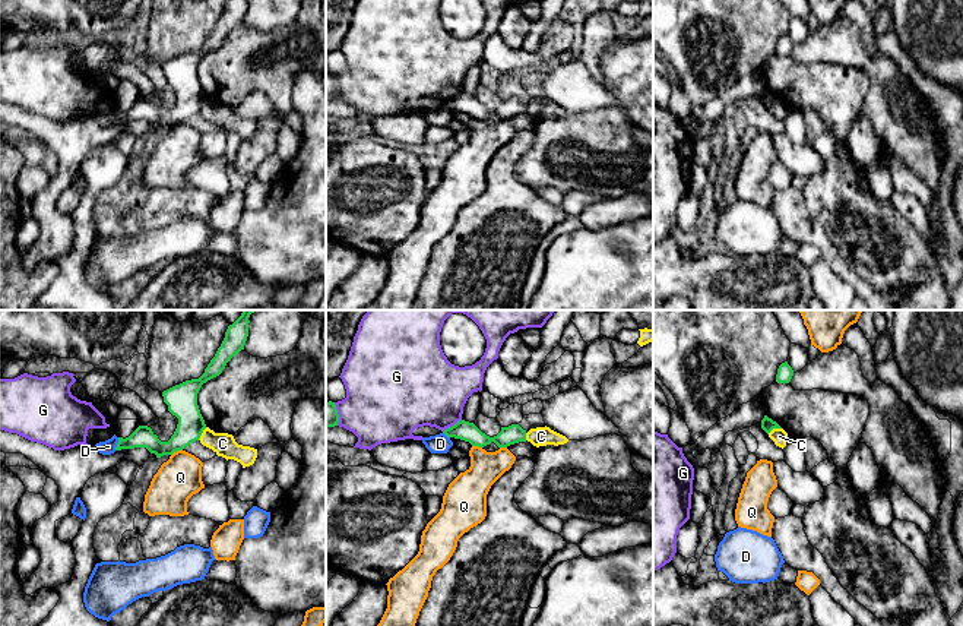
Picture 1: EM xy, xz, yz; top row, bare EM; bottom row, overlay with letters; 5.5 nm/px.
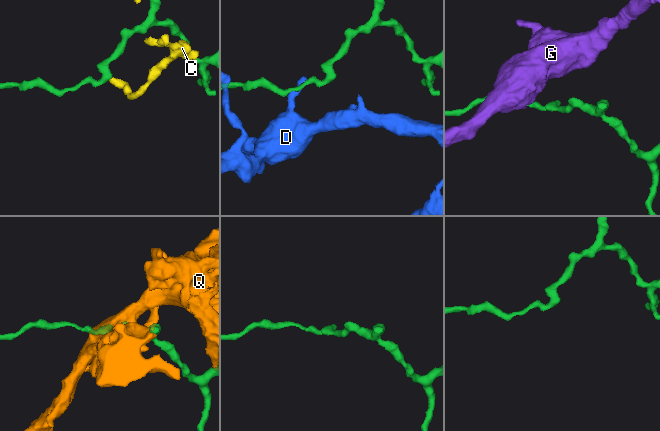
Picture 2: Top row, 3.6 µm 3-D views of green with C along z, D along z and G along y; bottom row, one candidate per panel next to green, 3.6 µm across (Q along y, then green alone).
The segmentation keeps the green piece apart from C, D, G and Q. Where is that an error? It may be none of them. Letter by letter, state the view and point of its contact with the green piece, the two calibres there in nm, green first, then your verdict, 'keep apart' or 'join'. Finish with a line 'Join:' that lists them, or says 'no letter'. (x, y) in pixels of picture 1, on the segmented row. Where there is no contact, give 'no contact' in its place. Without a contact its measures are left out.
C: yz (773, 427) | 80/90 nm | keep apart
D: xy (117, 443) | 120/80 nm | keep apart
G: xz (452, 426) | 110/400 nm | keep apart
Q: xy (176, 451) | 150/240 nm | keep apart
Join: no letter

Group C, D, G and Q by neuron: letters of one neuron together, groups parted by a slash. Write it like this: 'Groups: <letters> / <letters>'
Groups: C / D / G / Q

